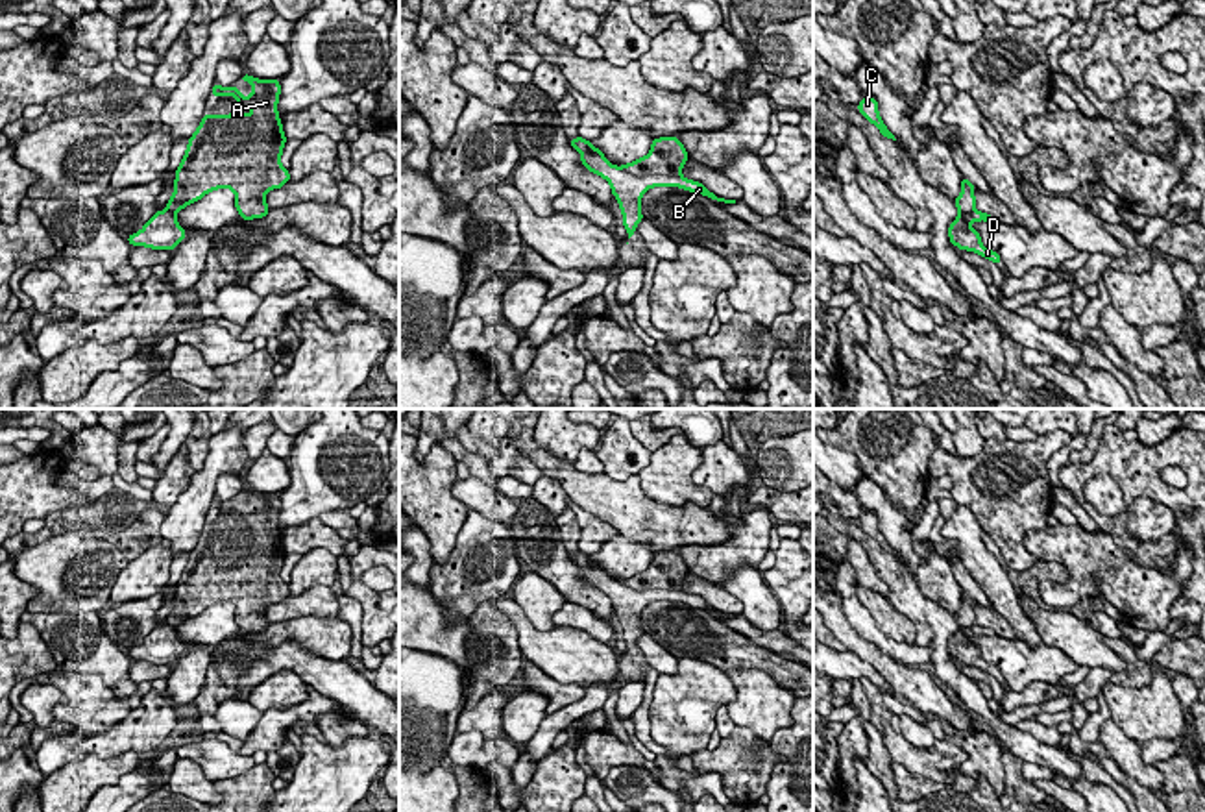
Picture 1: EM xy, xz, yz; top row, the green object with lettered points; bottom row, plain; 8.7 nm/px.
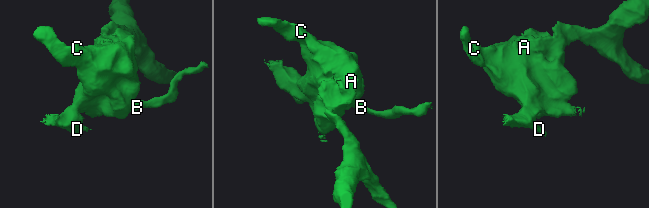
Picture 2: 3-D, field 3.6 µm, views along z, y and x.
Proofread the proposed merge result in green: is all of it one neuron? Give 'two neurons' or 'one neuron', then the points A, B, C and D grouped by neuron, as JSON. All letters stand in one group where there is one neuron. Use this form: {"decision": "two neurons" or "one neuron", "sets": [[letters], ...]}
{"decision": "two neurons", "sets": [["A", "C"], ["B", "D"]]}

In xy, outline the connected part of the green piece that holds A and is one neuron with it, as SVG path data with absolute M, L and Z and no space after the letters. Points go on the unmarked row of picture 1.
M244 488L240 496L251 498L248 512L237 501L213 499L213 511L237 512L237 525L203 529L189 553L166 618L174 629L207 607L231 603L240 633L262 633L270 625L266 607L290 596L288 583L281 579L286 551L277 527L279 494Z

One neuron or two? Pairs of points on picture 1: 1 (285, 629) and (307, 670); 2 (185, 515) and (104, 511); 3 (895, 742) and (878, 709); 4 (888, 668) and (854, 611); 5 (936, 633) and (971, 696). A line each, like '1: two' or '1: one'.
1: two
2: two
3: two
4: two
5: one

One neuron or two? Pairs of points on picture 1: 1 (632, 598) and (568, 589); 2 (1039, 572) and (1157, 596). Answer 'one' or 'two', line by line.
1: two
2: two

